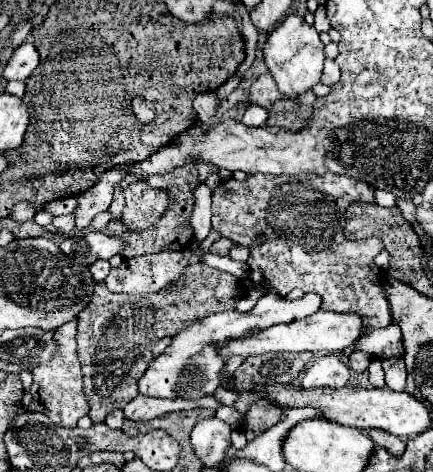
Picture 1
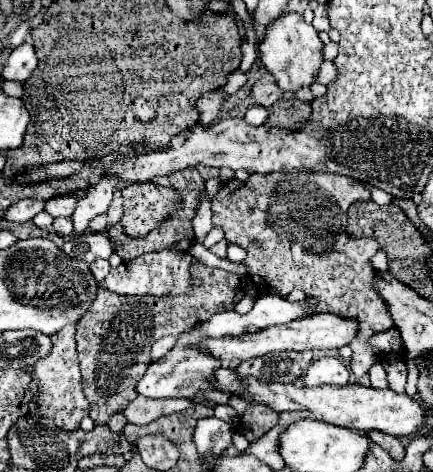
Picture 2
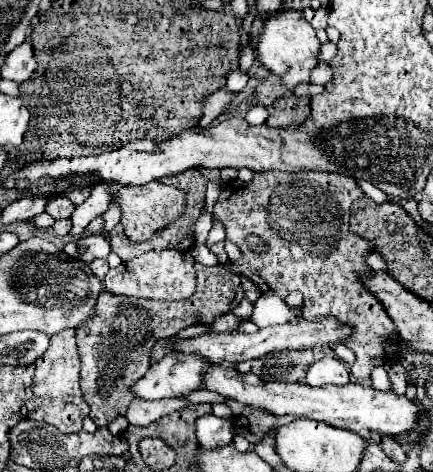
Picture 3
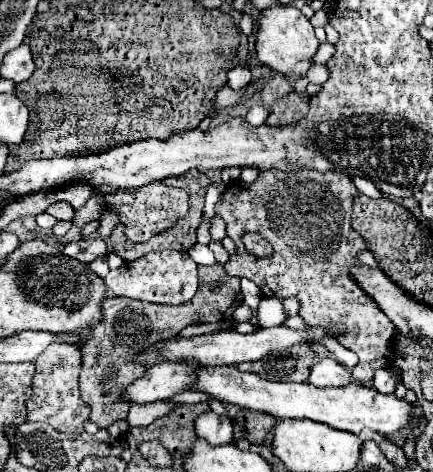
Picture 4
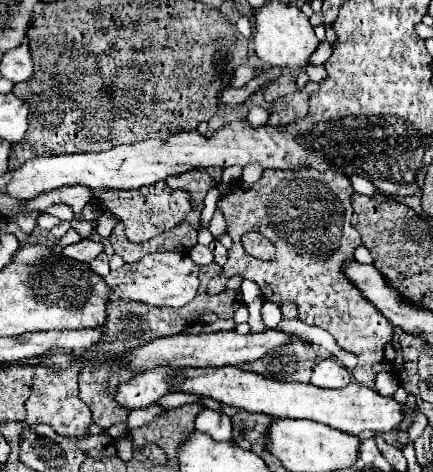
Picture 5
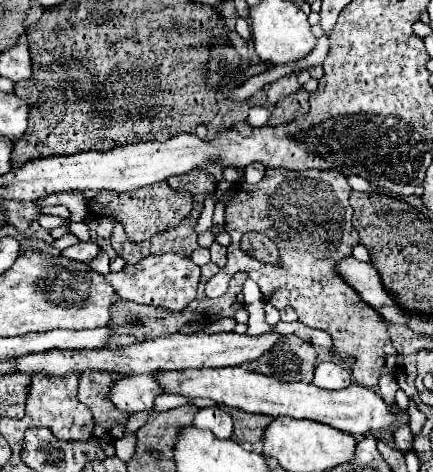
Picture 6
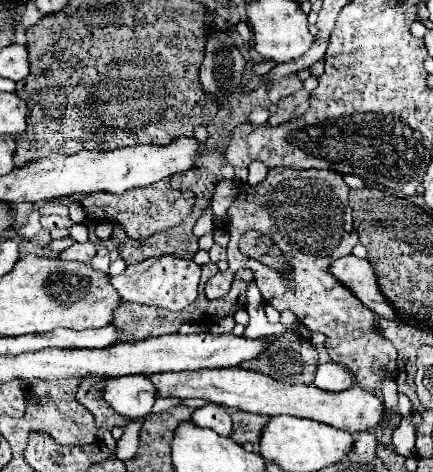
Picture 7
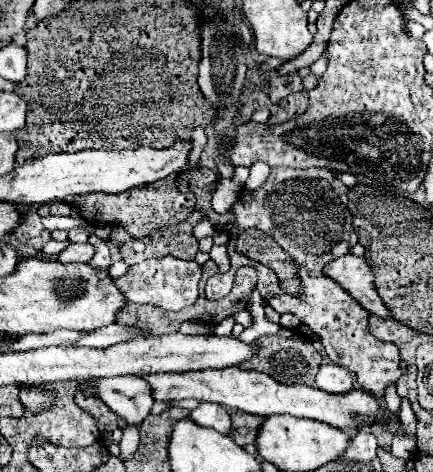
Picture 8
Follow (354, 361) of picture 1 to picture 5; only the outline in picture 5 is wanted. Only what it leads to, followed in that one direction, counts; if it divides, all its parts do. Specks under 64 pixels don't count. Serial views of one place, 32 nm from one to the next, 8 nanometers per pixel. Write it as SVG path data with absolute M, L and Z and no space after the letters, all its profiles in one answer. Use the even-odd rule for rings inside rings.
M264 170L262 178L256 184L246 186L246 190L240 186L234 186L224 198L218 200L218 208L224 212L224 218L226 218L226 232L230 234L234 244L228 250L228 262L224 264L222 272L208 282L208 292L220 294L226 288L228 278L232 278L234 274L242 274L244 278L250 278L252 282L256 282L260 286L266 300L272 300L280 306L288 300L296 302L298 318L302 322L306 322L308 326L318 326L318 328L328 330L342 350L358 356L360 362L352 370L352 376L358 384L372 388L378 372L394 370L396 354L392 348L390 322L342 274L344 260L354 258L354 250L362 244L360 234L350 224L350 214L352 214L350 196L352 196L352 192L354 190L352 190L348 178L344 174L332 172L332 170L326 170L326 172L318 172L318 170ZM252 230L264 234L270 242L274 242L274 246L278 248L276 260L264 262L264 260L256 260L244 252L240 238L242 238L242 234L252 232Z

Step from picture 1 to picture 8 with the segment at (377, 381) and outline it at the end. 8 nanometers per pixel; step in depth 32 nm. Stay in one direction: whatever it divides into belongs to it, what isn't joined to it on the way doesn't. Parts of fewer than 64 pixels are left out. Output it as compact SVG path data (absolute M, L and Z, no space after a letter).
M388 386L388 388L386 388L384 400L386 400L386 406L388 406L388 410L390 410L392 414L398 414L398 412L400 412L400 396L396 394L396 386Z

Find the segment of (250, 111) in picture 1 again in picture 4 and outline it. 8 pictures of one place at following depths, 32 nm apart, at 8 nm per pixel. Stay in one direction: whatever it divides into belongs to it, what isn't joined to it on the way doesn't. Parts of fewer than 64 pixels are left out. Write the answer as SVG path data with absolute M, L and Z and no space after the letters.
M252 106L246 114L246 120L252 124L252 126L260 126L260 124L266 124L266 118L268 118L268 110L264 106Z

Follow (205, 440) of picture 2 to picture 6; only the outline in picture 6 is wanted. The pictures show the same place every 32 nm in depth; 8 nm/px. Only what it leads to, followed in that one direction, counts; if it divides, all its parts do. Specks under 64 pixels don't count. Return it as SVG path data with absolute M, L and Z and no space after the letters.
M220 406L200 408L194 416L194 426L202 430L212 430L218 438L230 438L232 434L232 418Z

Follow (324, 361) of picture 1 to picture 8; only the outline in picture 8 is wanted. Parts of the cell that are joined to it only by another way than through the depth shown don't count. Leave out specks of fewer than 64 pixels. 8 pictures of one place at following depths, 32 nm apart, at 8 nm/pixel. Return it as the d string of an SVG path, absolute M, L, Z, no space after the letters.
M326 364L318 370L316 376L316 388L330 392L330 394L344 394L354 388L352 372L348 372L344 366L336 364Z

